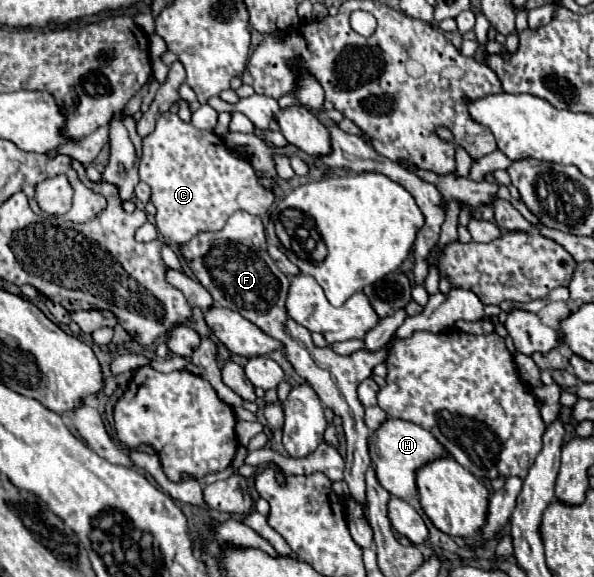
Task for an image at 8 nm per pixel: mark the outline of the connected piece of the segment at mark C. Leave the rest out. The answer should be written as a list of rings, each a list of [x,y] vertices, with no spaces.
[[[163,113],[155,131],[143,139],[139,177],[151,187],[151,201],[157,207],[155,225],[173,247],[181,247],[201,231],[219,231],[235,211],[261,217],[275,199],[273,191],[259,187],[251,163],[227,151],[219,135],[195,129],[173,113]]]

